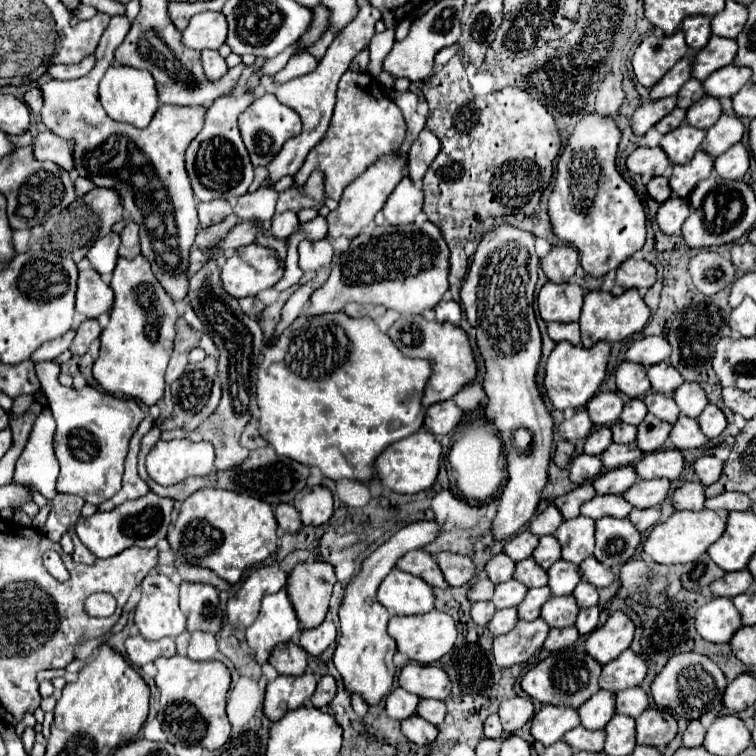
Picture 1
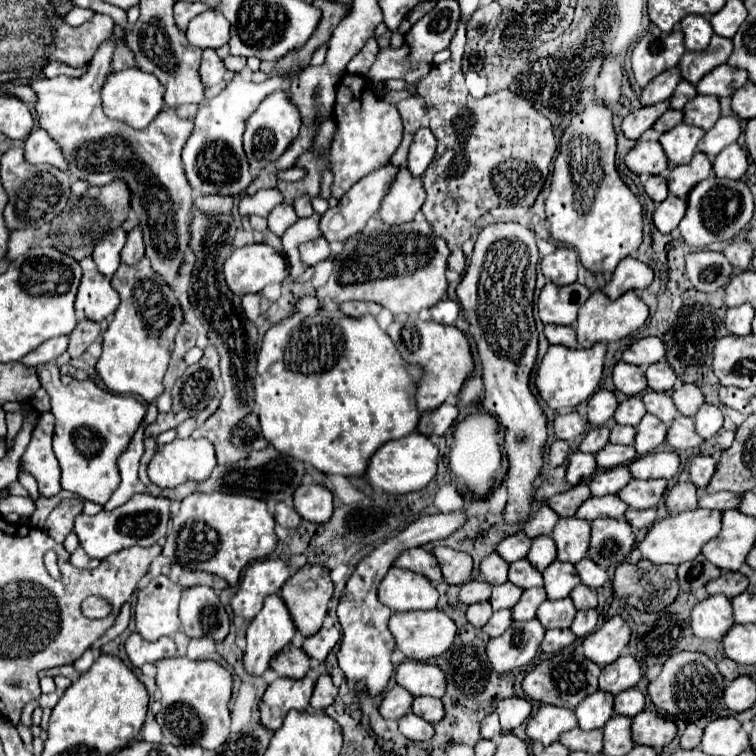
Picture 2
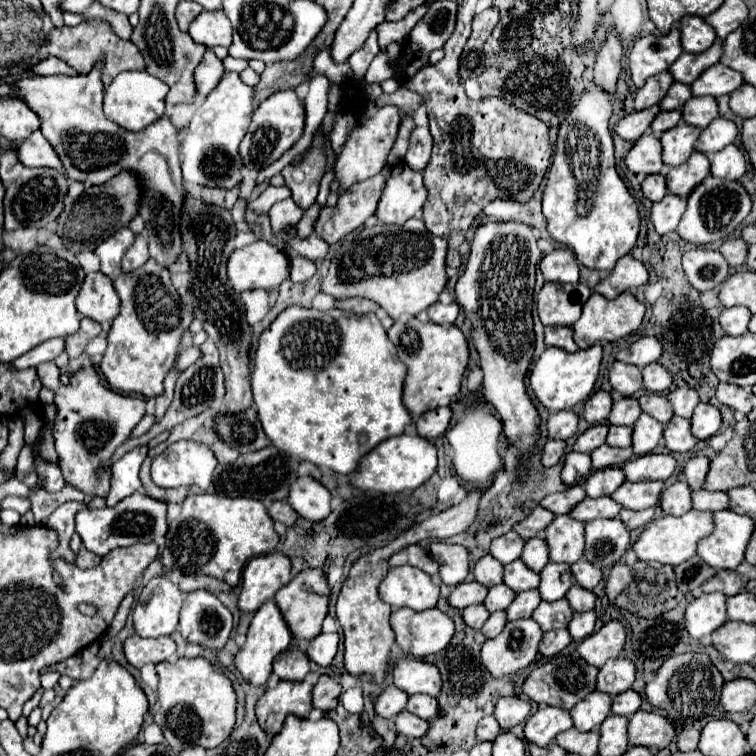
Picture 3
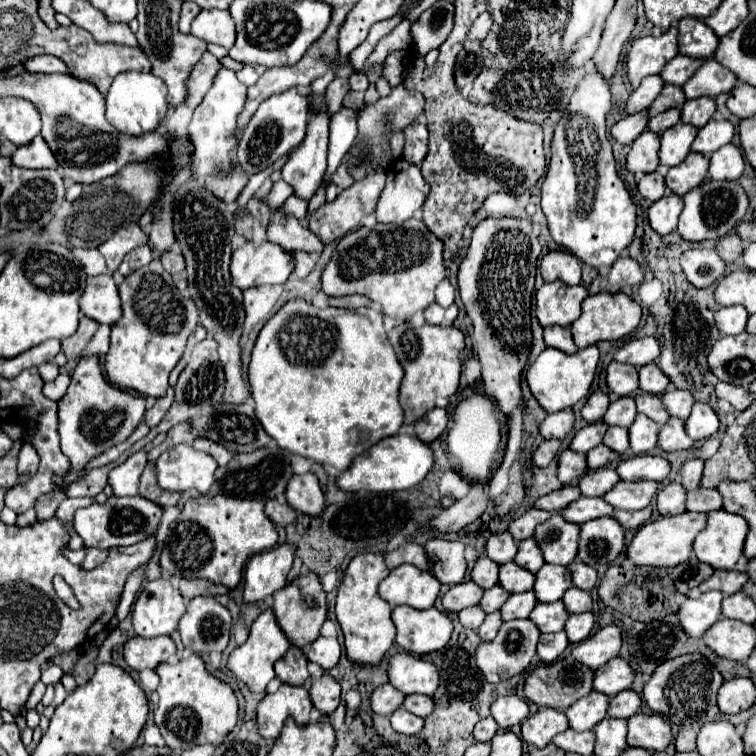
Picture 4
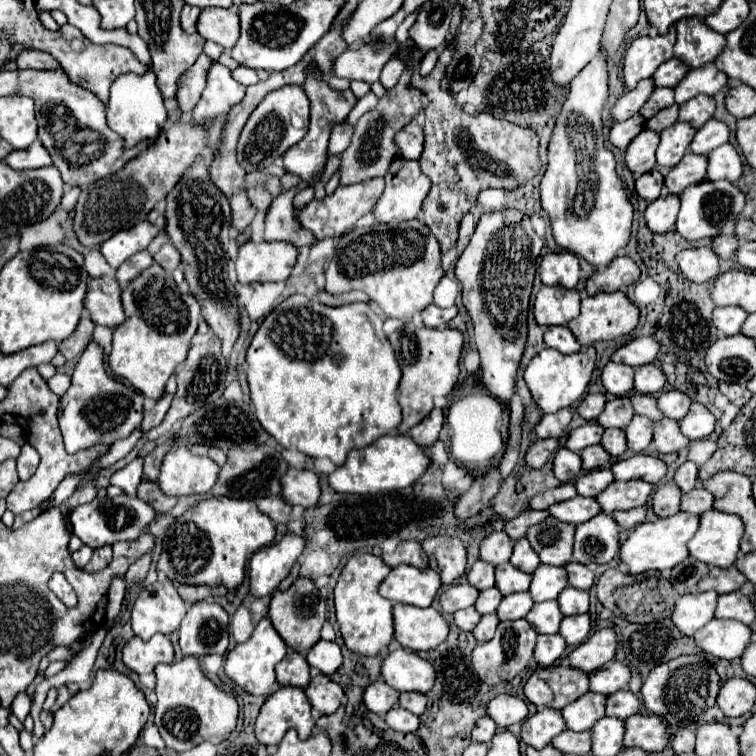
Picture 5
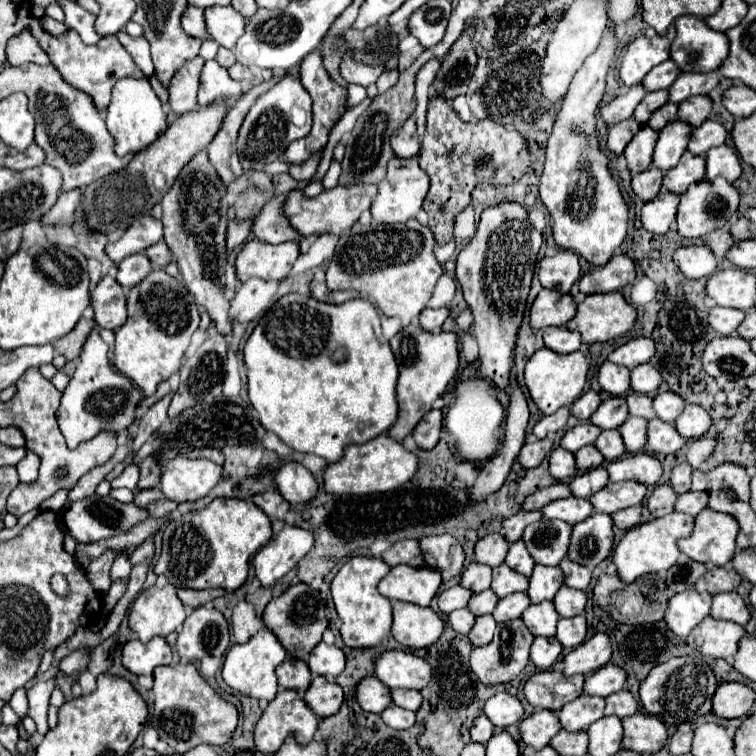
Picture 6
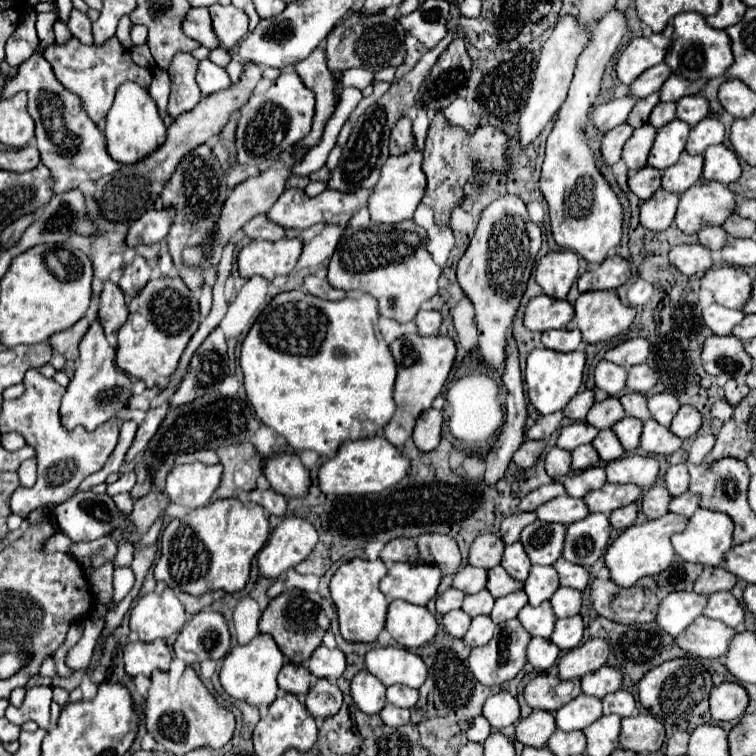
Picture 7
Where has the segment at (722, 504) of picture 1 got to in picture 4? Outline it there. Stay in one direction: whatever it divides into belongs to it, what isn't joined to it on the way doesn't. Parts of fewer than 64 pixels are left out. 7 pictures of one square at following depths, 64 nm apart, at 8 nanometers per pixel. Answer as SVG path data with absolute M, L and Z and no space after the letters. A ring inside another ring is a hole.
M696 488L692 492L688 492L686 498L686 510L688 512L712 512L712 510L720 510L720 496L716 490L708 490L708 488Z

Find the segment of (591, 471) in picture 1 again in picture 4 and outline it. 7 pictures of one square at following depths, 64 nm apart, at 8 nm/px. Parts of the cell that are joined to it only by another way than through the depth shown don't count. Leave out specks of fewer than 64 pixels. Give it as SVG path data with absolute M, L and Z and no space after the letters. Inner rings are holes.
M564 450L558 456L558 478L562 484L572 484L586 474L586 454L576 454L572 450Z

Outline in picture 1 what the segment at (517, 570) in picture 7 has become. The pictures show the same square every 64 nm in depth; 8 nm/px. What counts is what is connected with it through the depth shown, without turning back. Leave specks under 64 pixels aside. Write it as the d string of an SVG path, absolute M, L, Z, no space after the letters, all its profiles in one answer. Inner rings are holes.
M542 536L532 558L536 564L540 564L544 570L548 570L554 562L560 560L560 542L554 540L554 536Z

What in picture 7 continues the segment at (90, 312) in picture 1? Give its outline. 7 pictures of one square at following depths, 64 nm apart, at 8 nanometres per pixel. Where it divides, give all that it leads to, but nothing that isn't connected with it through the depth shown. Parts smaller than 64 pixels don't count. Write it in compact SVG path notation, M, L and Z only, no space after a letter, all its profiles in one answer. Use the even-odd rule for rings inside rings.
M104 282L104 290L100 294L98 316L100 316L100 322L102 322L106 334L112 334L112 332L120 330L120 326L128 318L124 292L120 292L120 288L112 282Z

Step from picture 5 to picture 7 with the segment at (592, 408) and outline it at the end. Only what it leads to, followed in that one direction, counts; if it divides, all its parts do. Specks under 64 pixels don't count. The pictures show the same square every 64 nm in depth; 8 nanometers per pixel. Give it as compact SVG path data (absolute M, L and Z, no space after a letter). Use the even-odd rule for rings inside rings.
M584 390L580 394L576 394L566 406L564 406L564 418L570 420L584 420L584 416L588 414L588 408L592 408L594 404L594 394L592 390Z

